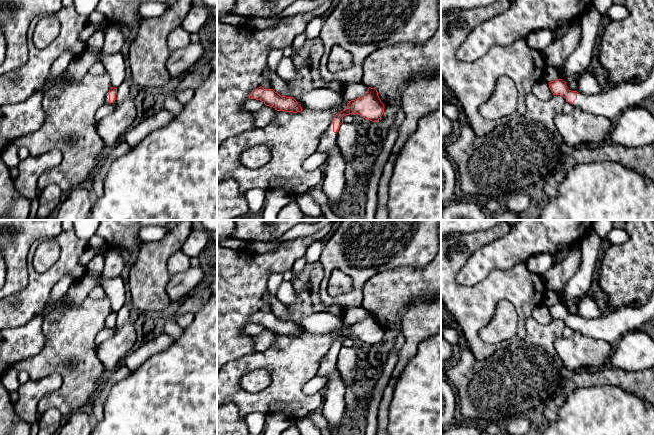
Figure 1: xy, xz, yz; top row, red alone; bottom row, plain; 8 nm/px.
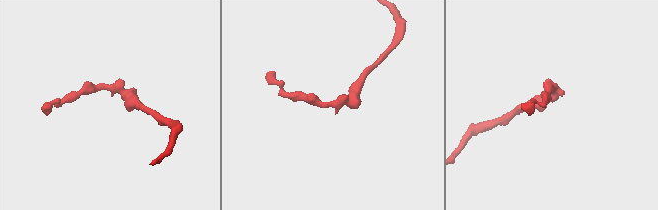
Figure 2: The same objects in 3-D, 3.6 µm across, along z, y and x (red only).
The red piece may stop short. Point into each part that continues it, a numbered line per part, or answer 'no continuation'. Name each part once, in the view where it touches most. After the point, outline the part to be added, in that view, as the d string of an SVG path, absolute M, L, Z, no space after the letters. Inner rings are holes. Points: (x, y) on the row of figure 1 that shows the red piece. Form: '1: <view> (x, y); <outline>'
1: xz (334, 182); M333 122L323 133L317 151L325 153L322 190L329 203L338 204L348 194L346 187L345 168L347 162L337 145L338 132L333 132Z

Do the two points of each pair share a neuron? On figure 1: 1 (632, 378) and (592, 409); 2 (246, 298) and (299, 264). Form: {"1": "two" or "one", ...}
{"1": "two", "2": "two"}

